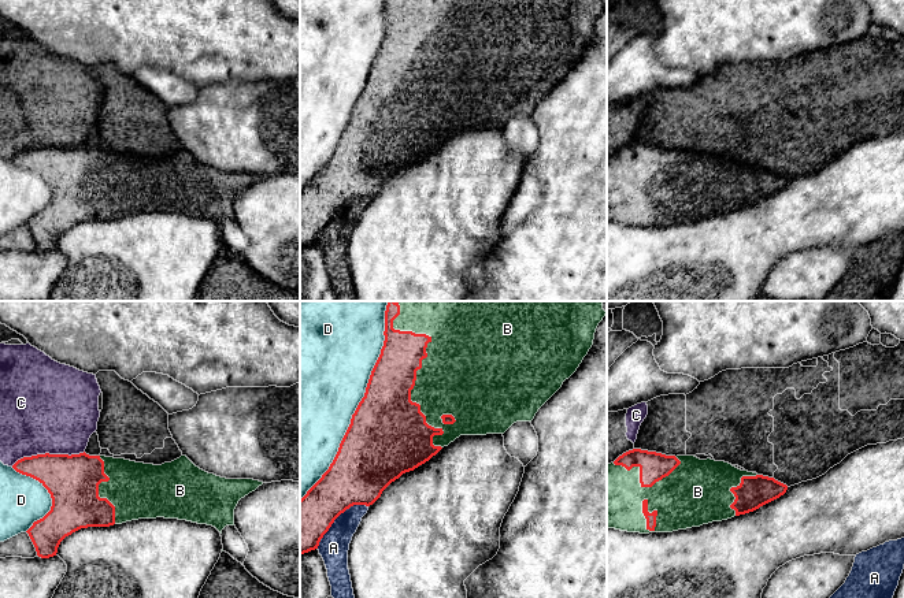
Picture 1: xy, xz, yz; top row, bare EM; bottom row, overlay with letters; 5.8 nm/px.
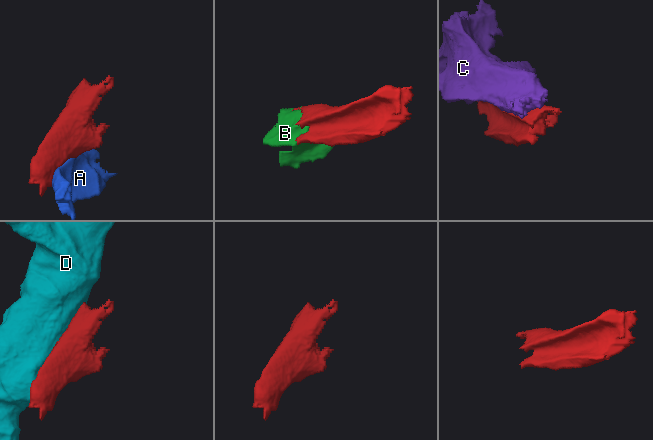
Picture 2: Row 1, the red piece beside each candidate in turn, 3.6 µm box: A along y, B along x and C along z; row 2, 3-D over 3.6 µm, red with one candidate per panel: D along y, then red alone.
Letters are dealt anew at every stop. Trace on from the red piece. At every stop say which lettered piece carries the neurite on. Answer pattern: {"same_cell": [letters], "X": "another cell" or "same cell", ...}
{"same_cell": ["B"], "A": "another cell", "B": "same cell", "C": "another cell", "D": "another cell"}

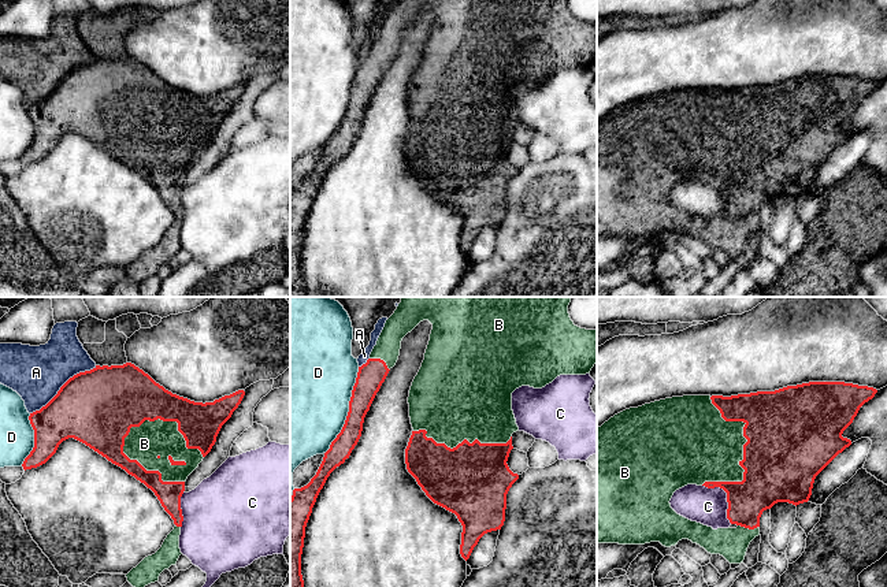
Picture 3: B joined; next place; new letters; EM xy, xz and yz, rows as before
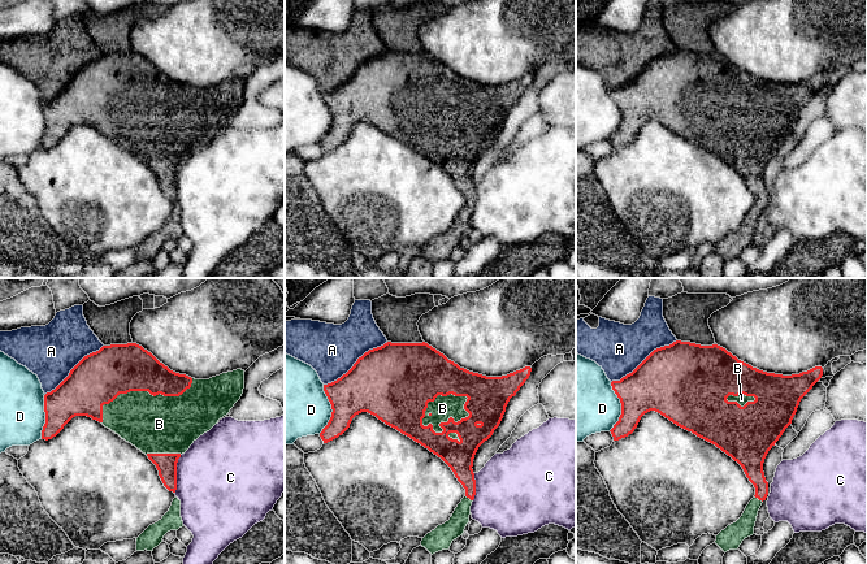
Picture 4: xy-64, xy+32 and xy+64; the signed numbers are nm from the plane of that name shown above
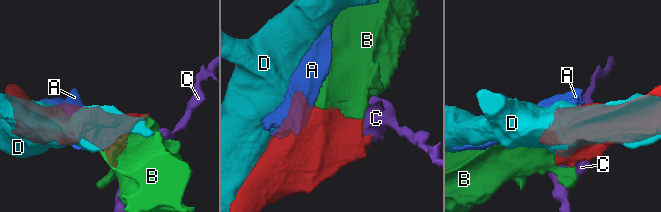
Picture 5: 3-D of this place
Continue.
{"same_cell": ["B"], "A": "another cell", "B": "same cell", "C": "another cell", "D": "another cell"}

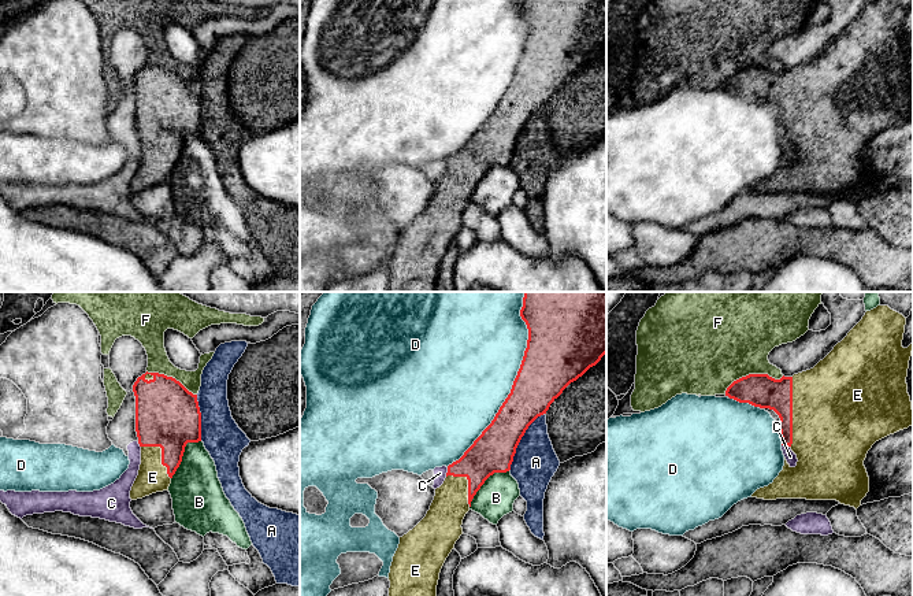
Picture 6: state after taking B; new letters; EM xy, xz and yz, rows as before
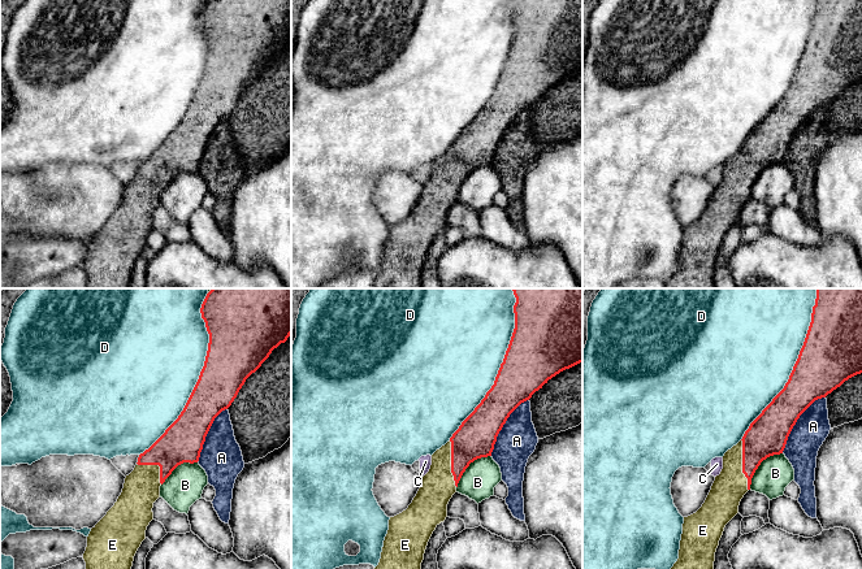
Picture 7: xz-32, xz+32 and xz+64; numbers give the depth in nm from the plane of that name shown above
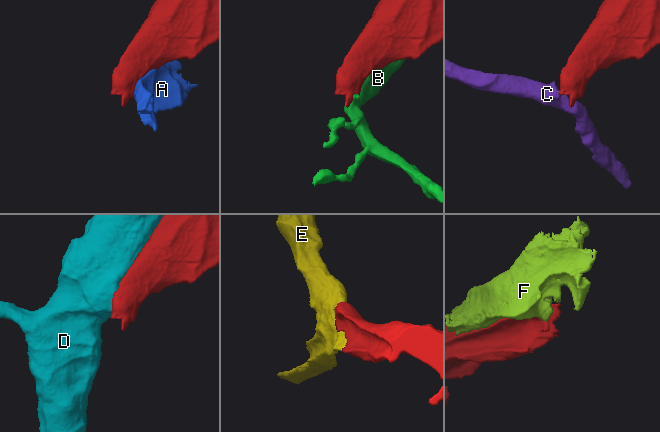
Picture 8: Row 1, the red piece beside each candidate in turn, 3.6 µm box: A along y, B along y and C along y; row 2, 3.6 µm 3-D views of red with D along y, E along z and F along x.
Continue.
{"same_cell": ["E"], "A": "another cell", "B": "another cell", "C": "another cell", "D": "another cell", "E": "same cell", "F": "another cell"}

